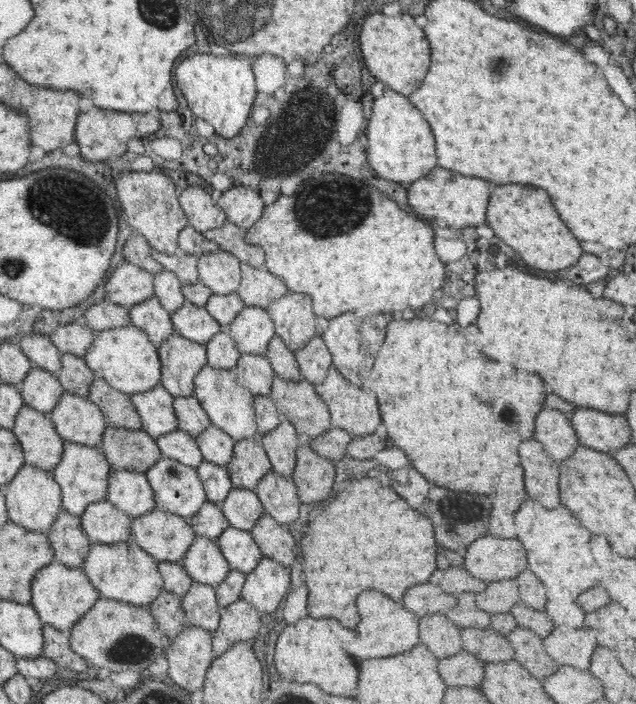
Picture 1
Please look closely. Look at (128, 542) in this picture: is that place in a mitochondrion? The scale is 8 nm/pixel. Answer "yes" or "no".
no

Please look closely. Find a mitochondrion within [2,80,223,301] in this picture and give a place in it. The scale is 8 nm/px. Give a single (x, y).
(65, 205)

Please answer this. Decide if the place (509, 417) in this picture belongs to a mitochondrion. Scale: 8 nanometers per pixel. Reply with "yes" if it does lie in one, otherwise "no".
yes

